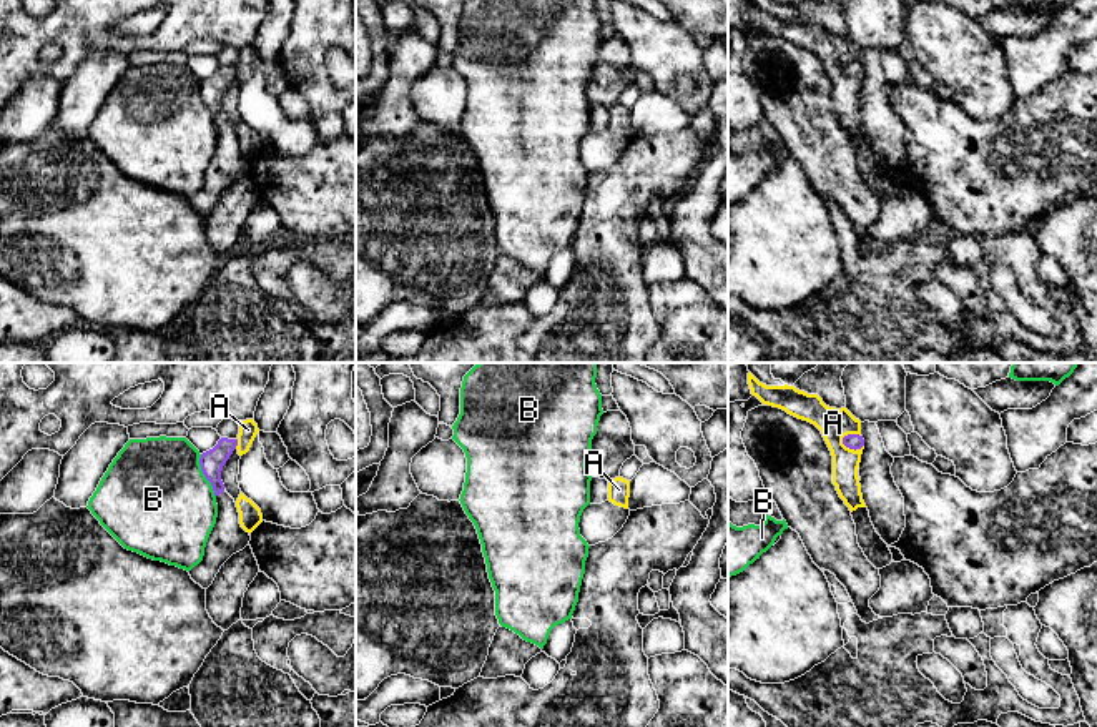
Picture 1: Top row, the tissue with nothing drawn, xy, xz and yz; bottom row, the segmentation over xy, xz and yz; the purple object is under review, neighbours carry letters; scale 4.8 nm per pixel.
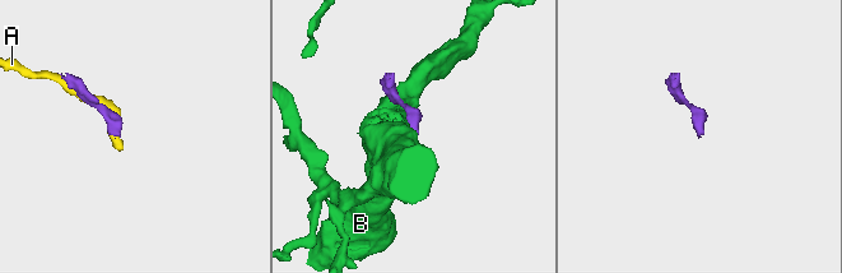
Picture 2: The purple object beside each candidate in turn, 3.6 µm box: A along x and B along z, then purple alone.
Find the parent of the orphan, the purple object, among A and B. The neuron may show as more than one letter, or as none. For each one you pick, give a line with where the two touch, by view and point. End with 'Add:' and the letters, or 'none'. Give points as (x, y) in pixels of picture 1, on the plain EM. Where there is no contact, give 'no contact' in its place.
Add: none

